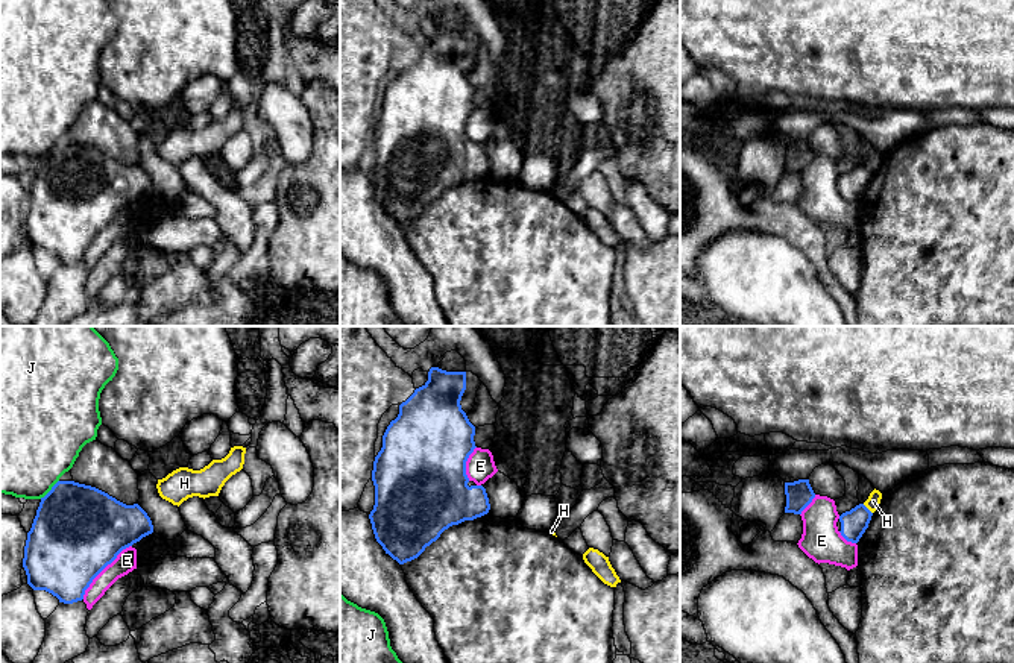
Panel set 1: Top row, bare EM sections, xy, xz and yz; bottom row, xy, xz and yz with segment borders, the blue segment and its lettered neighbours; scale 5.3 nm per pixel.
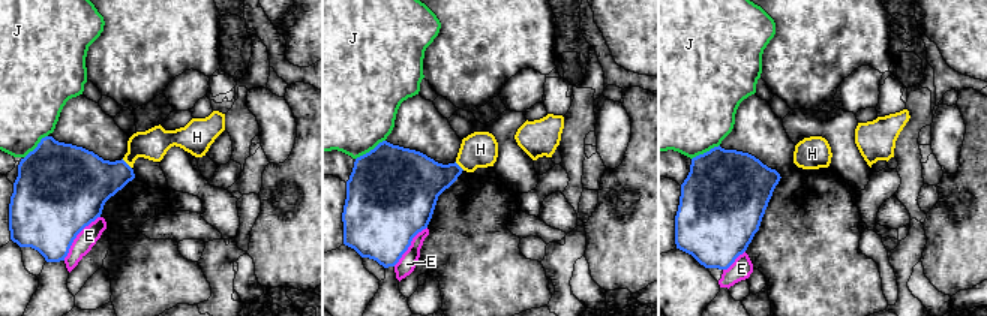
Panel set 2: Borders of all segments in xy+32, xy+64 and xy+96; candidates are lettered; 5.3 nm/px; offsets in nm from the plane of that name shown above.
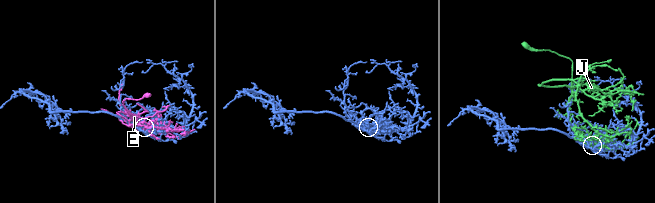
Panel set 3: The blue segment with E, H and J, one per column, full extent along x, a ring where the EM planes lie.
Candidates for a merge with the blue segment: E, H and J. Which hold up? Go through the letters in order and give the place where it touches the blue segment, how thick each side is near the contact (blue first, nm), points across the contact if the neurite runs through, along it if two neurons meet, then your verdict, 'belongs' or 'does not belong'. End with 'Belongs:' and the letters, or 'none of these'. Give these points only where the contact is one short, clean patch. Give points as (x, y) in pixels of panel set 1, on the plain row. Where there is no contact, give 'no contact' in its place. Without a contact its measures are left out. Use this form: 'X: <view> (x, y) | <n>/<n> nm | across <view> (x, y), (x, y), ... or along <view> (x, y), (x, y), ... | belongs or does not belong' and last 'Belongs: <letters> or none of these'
E: xy (102, 229) | 480/110 nm | does not belong
H: yz (867, 169) | 140/70 nm | along yz (862, 164), (872, 173) | does not belong
J: xy (50, 150) | 480/460 nm | does not belong
Belongs: none of these

